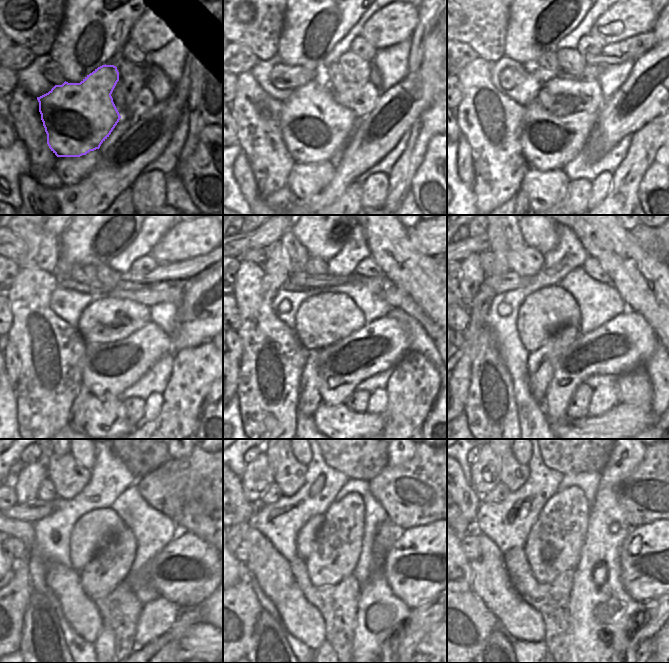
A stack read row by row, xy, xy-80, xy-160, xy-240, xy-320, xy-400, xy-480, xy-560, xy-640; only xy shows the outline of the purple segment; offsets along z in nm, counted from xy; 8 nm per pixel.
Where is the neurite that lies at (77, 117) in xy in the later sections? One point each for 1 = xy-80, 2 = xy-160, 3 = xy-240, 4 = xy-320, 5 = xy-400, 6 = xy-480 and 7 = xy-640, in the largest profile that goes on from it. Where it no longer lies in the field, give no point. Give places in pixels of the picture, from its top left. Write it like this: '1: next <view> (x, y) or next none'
1: next xy-80 (314, 127)
2: next xy-160 (548, 142)
3: next xy-240 (109, 369)
4: next xy-320 (378, 346)
5: next xy-400 (626, 342)
6: next xy-480 (188, 569)
7: next xy-640 (650, 556)

